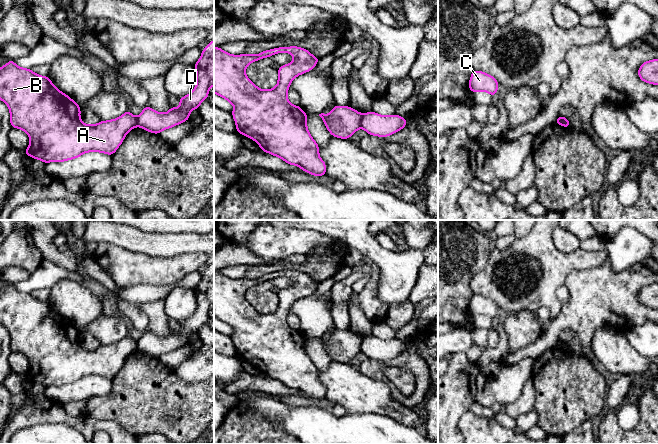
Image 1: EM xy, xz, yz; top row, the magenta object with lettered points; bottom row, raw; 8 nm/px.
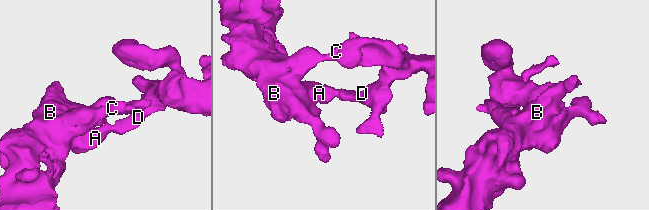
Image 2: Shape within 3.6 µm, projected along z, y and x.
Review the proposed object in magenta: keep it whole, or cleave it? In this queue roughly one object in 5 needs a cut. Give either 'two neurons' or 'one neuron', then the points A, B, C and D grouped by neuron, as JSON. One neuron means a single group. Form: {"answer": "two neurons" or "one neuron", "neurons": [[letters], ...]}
{"answer": "two neurons", "neurons": [["A", "B", "C"], ["D"]]}

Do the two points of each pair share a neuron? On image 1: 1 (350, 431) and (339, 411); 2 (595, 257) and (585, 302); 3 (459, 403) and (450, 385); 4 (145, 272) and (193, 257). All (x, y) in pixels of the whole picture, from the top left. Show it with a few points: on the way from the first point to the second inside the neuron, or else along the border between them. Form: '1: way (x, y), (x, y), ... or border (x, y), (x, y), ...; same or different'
1: border (329, 410), (336, 416), (347, 414); different
2: border (607, 257), (601, 264), (570, 273); different
3: way (455, 399), (451, 395), (451, 389); same
4: way (157, 270), (172, 270), (181, 265); same

